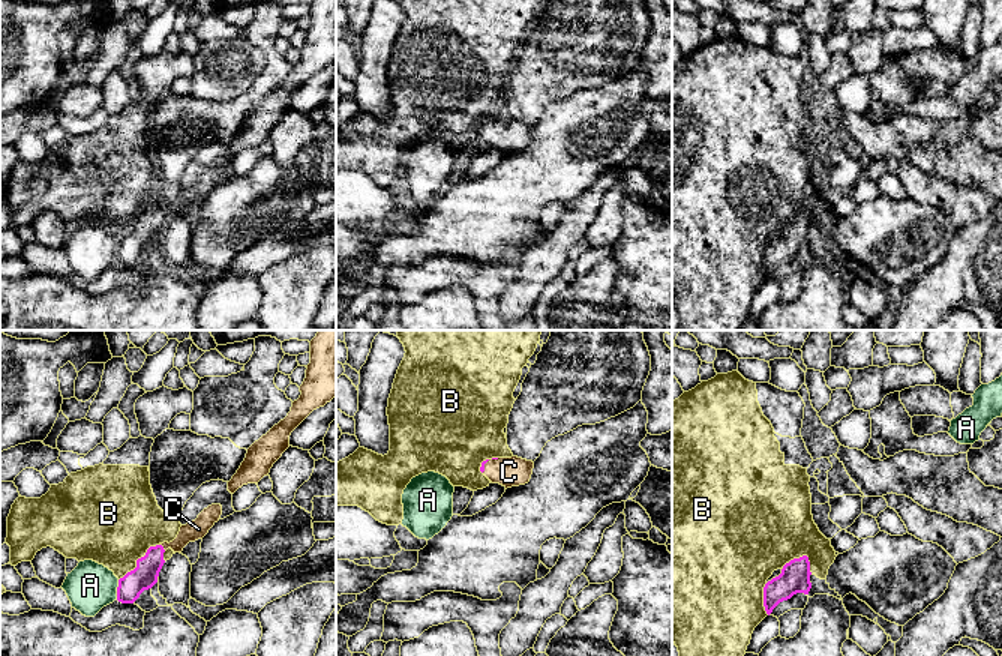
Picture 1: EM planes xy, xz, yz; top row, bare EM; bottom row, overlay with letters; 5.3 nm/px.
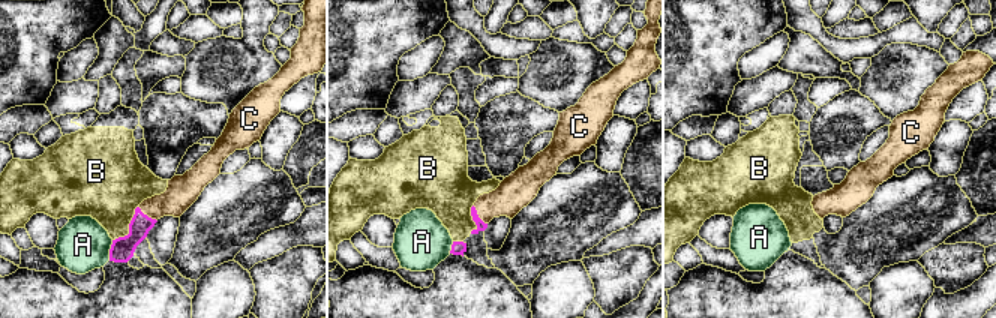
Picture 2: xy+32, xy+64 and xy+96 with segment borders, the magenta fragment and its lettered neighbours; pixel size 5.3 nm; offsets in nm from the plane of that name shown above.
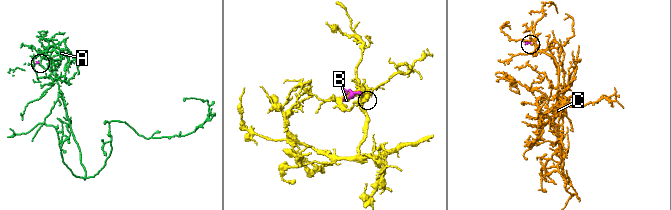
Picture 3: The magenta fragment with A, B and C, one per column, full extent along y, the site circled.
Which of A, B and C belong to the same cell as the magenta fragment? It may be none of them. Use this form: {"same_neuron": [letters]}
{"same_neuron": ["C"]}

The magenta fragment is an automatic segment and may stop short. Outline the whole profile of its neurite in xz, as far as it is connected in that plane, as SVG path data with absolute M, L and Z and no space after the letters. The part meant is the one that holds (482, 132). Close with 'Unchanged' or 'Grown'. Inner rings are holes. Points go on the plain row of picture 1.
M518 120L492 122L482 126L480 135L492 146L506 153L525 149L532 138L534 126Z. Grown

